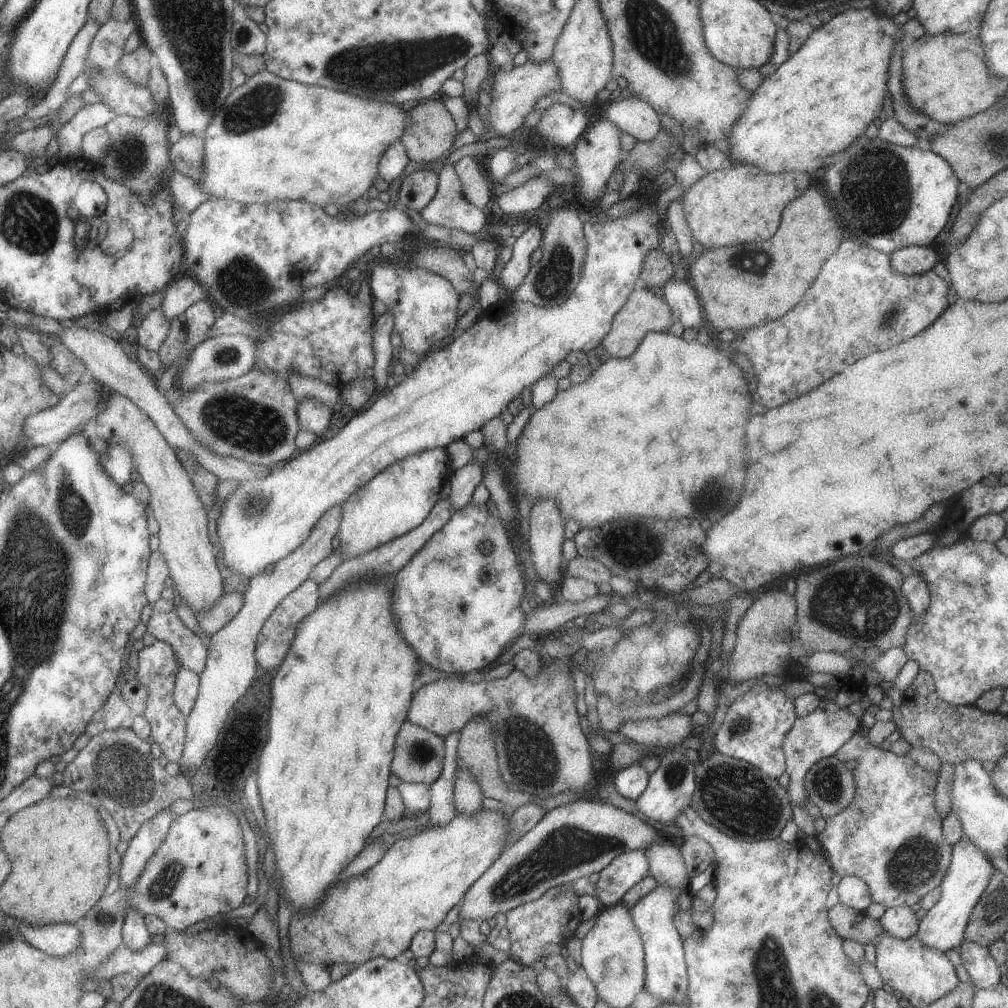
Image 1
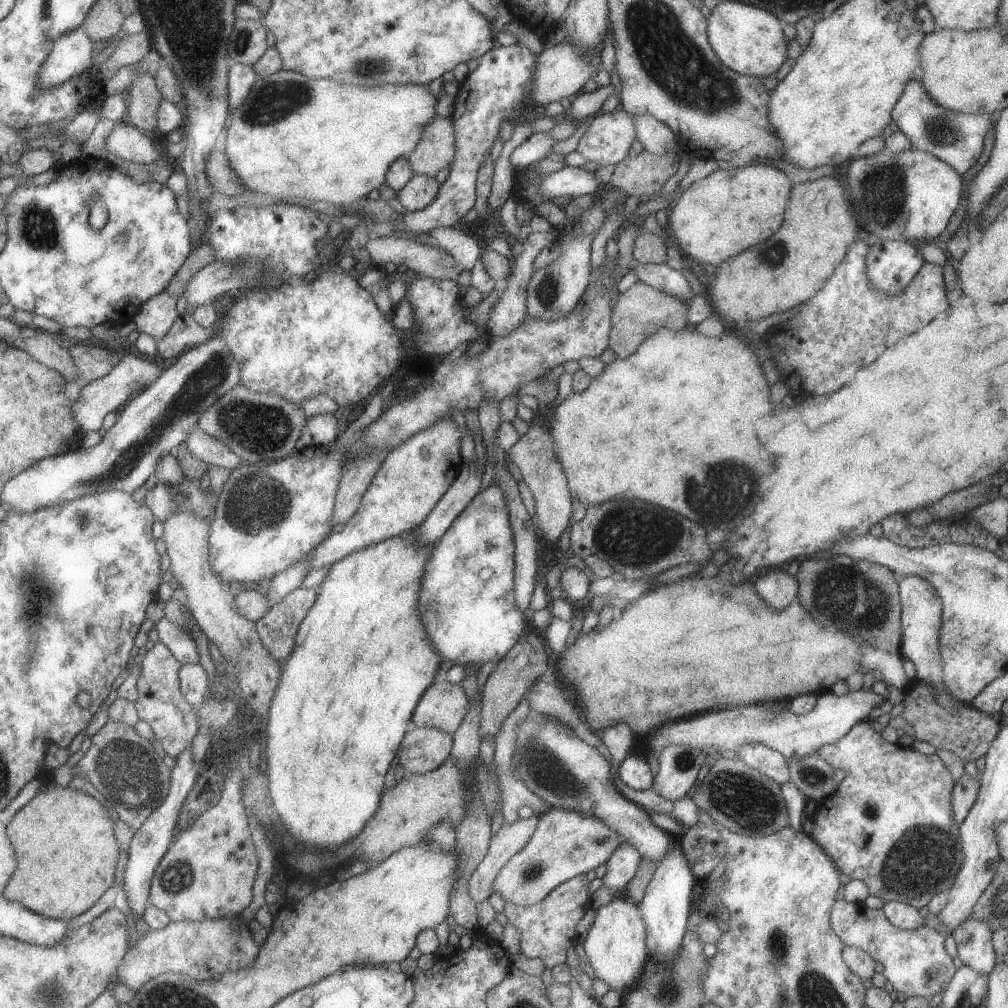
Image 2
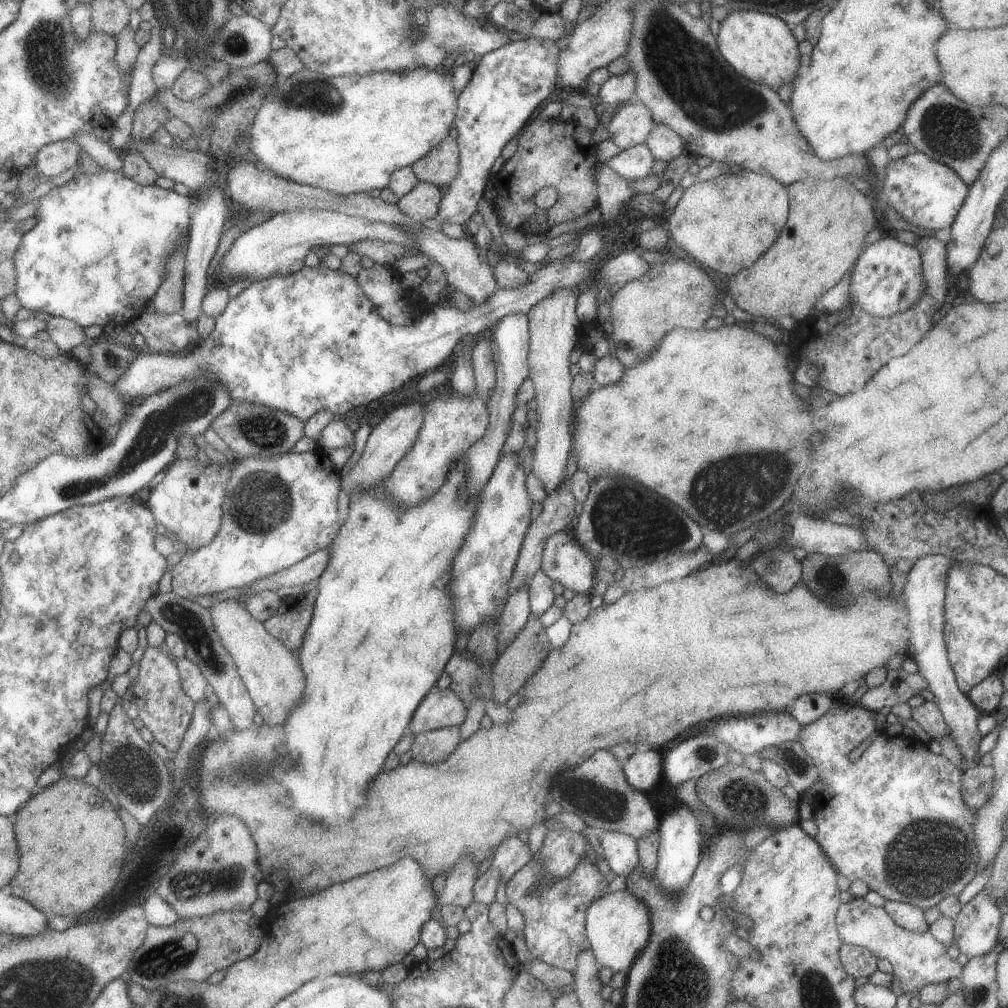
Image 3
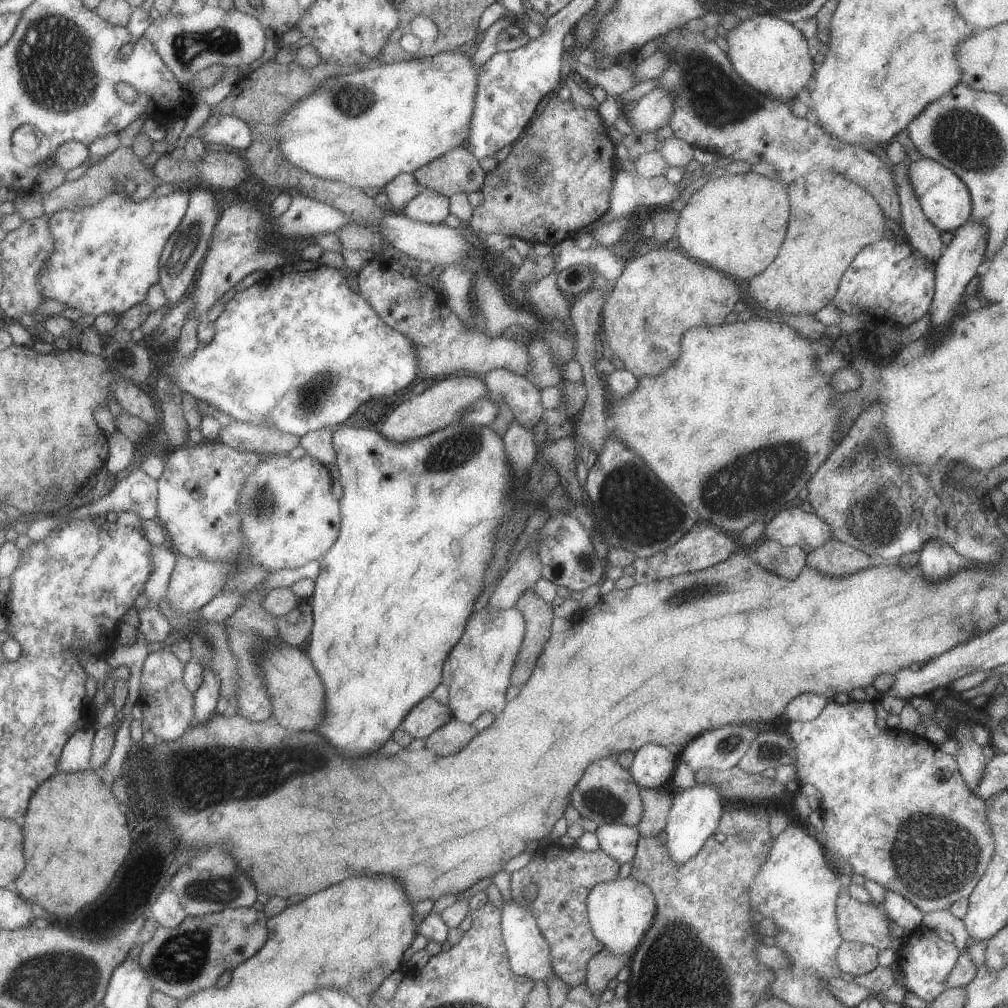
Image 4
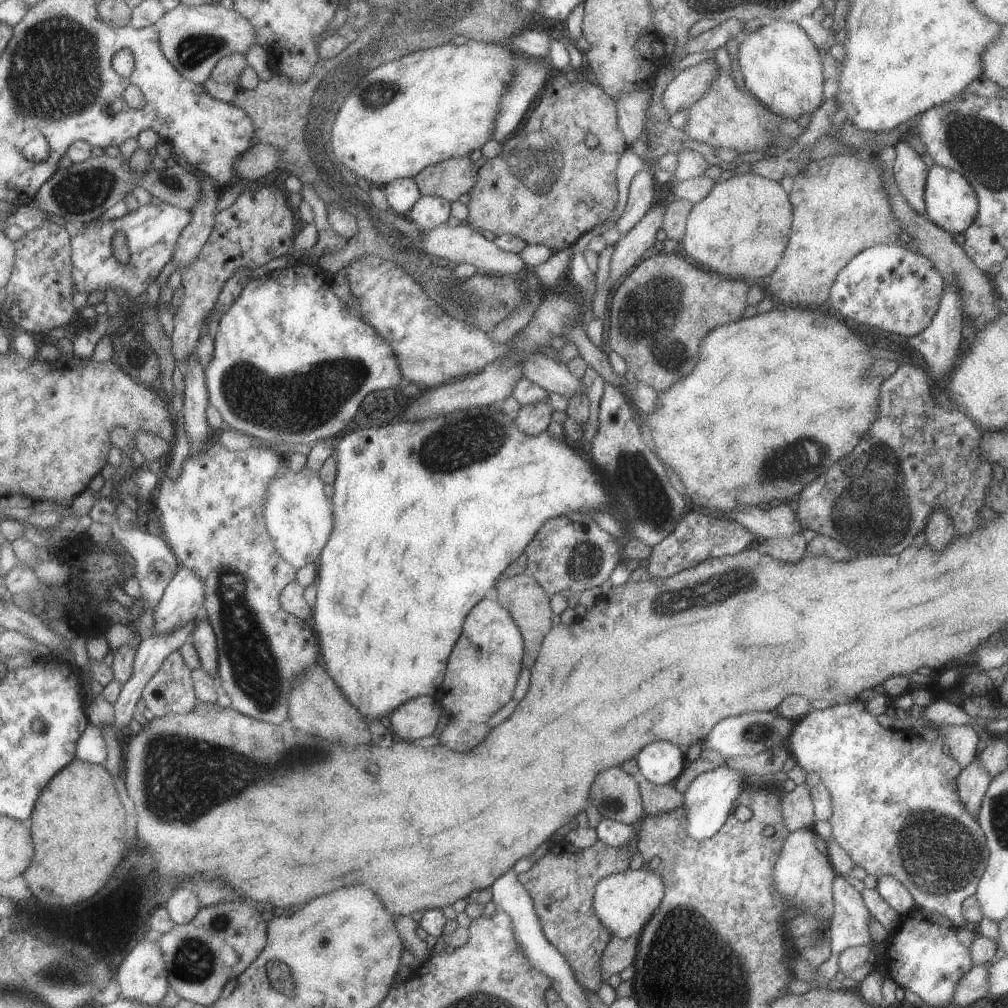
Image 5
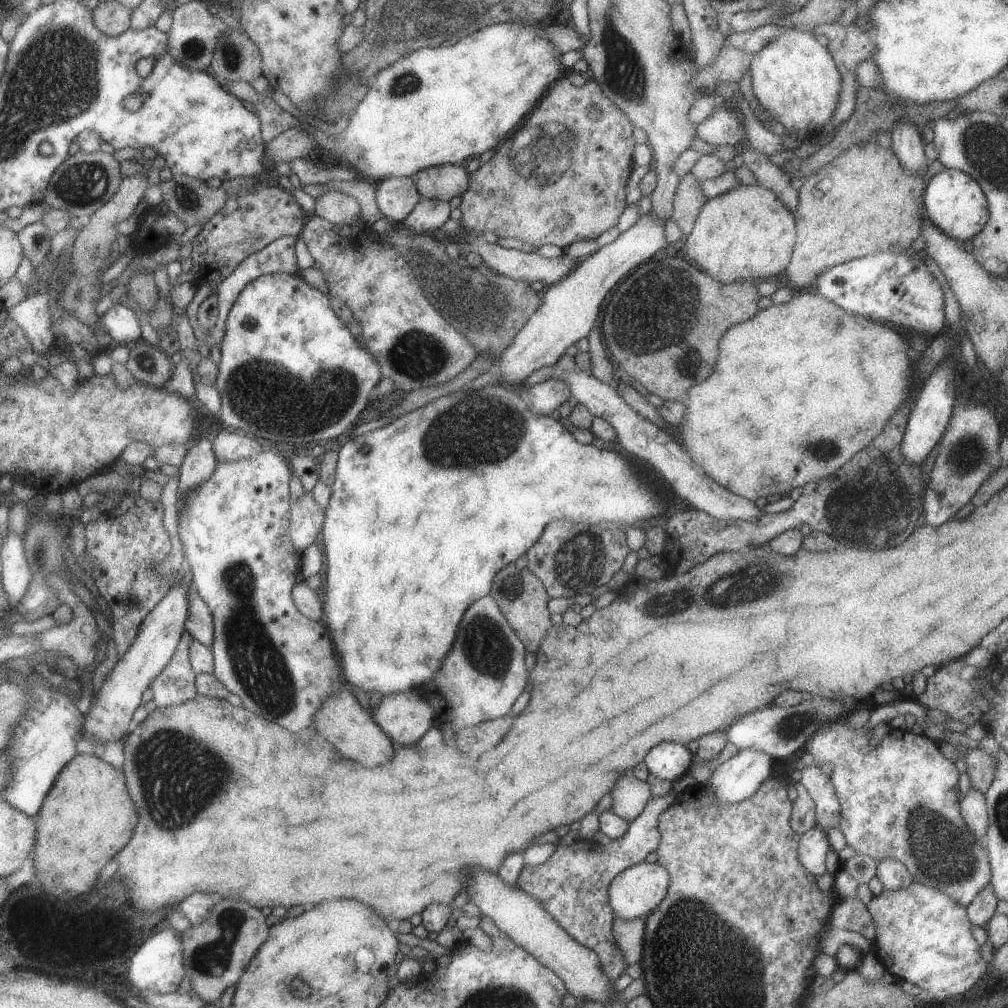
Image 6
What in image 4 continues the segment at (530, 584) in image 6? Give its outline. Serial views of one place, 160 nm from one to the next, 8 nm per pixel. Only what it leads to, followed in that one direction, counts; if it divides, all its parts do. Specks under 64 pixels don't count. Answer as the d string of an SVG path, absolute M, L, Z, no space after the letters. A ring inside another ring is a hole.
M531 589L524 590L515 601L514 606L524 620L524 637L516 654L511 671L510 684L521 687L528 681L537 657L541 654L543 643L552 633L554 619L552 605L541 600Z

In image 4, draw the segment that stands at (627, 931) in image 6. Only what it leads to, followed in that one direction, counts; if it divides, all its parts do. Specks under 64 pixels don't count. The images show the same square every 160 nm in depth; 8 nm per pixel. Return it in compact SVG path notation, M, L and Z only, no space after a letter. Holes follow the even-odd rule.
M603 947L587 961L585 983L592 995L599 996L617 971L629 963L631 955L611 954Z

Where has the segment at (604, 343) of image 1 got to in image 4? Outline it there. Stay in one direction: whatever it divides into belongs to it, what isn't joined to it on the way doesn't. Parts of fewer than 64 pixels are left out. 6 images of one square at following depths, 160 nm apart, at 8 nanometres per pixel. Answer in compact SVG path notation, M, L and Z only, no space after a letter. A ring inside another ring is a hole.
M652 246L646 254L625 261L600 312L601 338L606 340L613 356L637 378L654 377L680 357L679 342L685 330L691 326L720 325L743 294L732 277L704 263L694 263L679 249L674 251L667 250L665 246Z

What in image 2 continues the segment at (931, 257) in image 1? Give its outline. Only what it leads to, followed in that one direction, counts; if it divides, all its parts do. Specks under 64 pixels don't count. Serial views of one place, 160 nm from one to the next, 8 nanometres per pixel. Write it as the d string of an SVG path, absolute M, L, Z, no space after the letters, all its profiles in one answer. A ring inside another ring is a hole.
M902 241L875 242L867 252L867 280L881 294L899 294L923 266L916 244Z

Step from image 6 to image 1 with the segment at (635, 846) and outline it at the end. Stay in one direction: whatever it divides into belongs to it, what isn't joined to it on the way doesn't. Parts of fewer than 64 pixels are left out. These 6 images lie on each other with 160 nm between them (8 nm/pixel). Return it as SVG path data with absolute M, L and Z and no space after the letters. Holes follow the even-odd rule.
M566 884L552 887L542 896L539 896L534 902L521 904L505 912L506 922L504 927L509 931L508 939L511 944L508 954L515 956L521 965L529 967L535 960L540 960L540 958L542 958L542 961L544 960L543 956L541 956L541 950L543 950L547 944L561 944L565 946L571 936L574 936L577 926L582 922L578 900L579 896L573 892L572 884Z

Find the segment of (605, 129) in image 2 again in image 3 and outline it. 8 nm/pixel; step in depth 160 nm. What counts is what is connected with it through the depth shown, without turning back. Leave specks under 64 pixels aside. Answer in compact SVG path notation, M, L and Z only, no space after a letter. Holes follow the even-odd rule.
M635 101L625 104L611 115L612 118L606 126L608 140L622 151L644 144L656 124L647 108Z

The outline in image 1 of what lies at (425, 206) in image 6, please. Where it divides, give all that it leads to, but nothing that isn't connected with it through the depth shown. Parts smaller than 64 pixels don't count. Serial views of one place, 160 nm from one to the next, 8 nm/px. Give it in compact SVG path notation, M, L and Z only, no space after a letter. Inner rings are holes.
M415 170L407 174L399 187L398 204L404 208L419 211L435 195L438 186L438 174L433 170Z

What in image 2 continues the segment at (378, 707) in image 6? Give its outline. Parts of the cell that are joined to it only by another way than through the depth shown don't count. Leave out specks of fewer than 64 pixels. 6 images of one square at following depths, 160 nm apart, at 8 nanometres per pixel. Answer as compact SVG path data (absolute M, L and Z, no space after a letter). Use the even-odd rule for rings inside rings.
M437 678L419 698L411 714L411 726L430 727L449 735L457 731L469 710L469 698L459 684Z

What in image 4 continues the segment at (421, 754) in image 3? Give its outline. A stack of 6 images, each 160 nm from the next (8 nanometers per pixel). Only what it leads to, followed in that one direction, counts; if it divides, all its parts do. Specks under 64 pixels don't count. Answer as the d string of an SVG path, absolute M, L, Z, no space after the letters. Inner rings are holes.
M450 718L443 726L436 728L426 739L424 747L431 749L436 756L458 753L477 734L471 723L462 723Z

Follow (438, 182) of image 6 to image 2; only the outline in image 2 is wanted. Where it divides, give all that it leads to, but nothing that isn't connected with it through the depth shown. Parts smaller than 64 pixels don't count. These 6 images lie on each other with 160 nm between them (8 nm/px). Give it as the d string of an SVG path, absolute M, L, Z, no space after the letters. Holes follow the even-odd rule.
M434 115L419 134L415 148L406 157L414 174L434 178L448 166L455 155L453 120Z

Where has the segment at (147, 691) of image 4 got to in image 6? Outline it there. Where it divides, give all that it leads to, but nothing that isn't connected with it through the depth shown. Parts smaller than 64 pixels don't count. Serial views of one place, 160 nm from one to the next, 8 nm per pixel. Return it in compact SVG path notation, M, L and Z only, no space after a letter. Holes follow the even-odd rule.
M184 630L171 660L148 684L152 692L152 701L157 707L175 706L191 700L196 695L195 672L188 657L191 640L192 636Z

